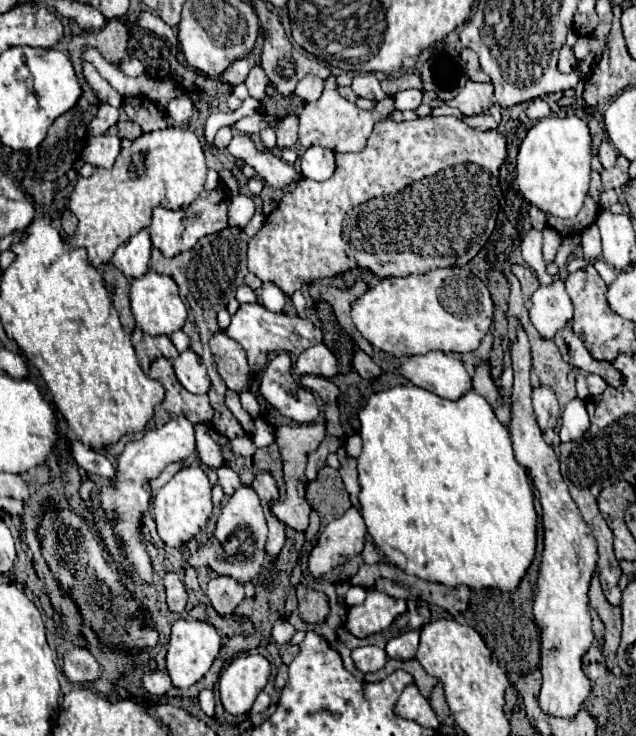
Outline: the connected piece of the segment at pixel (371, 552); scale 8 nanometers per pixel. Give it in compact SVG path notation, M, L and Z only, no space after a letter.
M367 536L367 542L365 542L365 548L361 552L361 558L367 562L367 564L377 564L381 558L379 558L379 552L371 540L371 536Z

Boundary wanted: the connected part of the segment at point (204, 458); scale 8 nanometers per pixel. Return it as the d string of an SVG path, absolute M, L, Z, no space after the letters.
M197 424L195 426L195 436L197 436L197 454L201 464L209 466L209 468L221 468L223 466L223 456L219 446L211 440L211 436L207 434L209 426L207 424Z

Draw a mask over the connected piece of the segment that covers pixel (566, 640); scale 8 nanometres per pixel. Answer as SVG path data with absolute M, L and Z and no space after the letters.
M519 320L515 322L517 338L511 342L511 362L515 372L513 392L511 392L511 440L515 450L515 460L527 470L531 482L539 490L539 502L543 506L543 530L545 530L545 552L541 560L541 570L535 589L533 614L541 628L541 674L543 686L539 692L539 706L549 716L573 720L583 708L591 694L589 678L583 674L583 654L593 642L591 616L587 590L595 566L597 566L597 542L591 536L589 526L581 518L567 484L559 472L559 460L553 448L543 440L535 412L531 406L531 350L527 334L523 332Z

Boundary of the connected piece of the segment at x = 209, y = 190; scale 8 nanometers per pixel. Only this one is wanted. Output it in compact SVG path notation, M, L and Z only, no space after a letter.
M209 170L205 190L193 204L189 204L187 208L181 208L181 210L165 210L159 206L153 208L153 222L149 226L153 246L159 248L163 252L163 256L167 256L167 258L177 256L179 252L191 250L203 236L215 234L227 226L229 202L231 202L229 192L227 192L225 184L221 182L219 174L215 170Z

